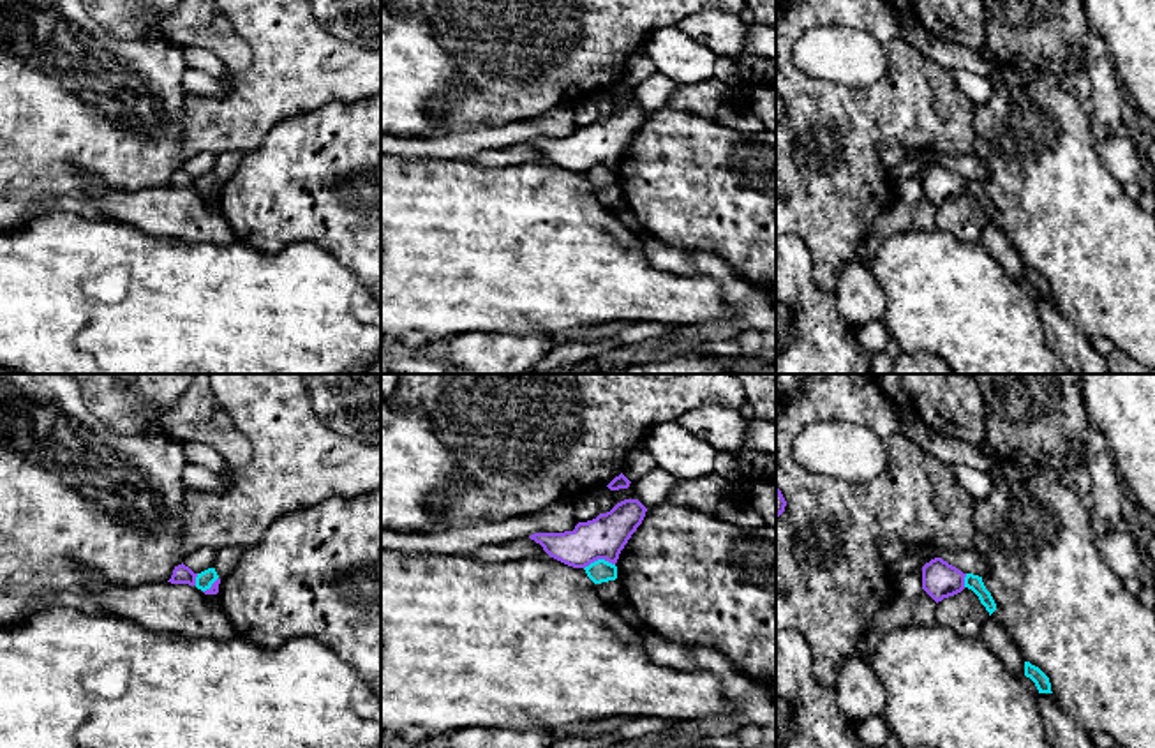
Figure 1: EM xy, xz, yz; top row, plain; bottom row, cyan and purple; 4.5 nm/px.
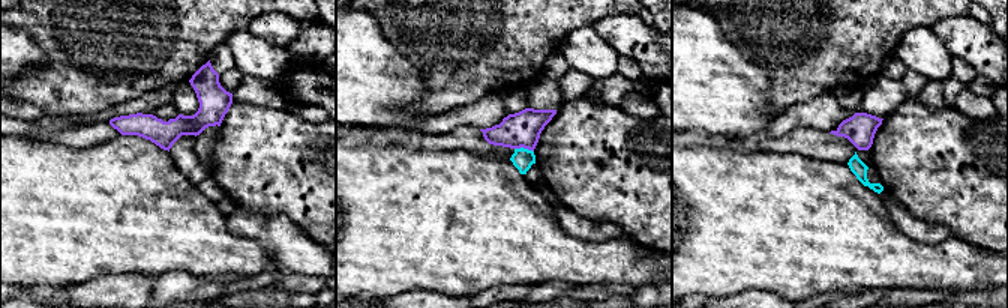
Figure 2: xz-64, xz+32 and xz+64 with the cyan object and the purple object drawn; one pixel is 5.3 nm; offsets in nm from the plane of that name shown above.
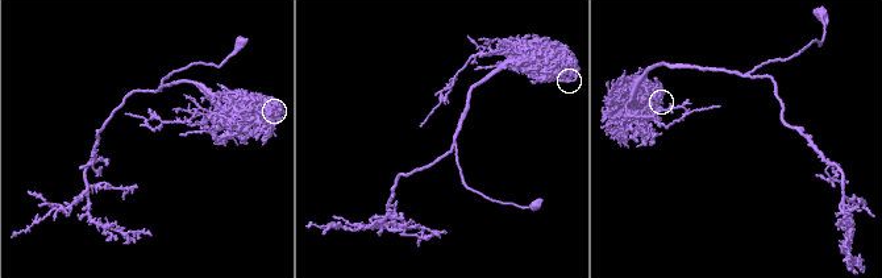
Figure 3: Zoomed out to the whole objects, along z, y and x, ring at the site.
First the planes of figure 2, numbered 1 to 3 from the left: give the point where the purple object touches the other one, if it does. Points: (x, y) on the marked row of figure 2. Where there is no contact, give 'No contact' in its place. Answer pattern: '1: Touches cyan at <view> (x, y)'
1: No contact
2: Touches cyan at xz+32 (522, 147)
3: No contact

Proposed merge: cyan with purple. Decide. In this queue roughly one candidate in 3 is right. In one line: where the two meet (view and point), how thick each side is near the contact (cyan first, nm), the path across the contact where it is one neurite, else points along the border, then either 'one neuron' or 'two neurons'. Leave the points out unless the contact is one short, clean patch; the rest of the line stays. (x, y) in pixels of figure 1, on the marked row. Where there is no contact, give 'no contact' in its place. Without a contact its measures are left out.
xz (598, 560) | 100/190 nm | along xz (614, 563), (595, 560), (584, 568) | two neurons

